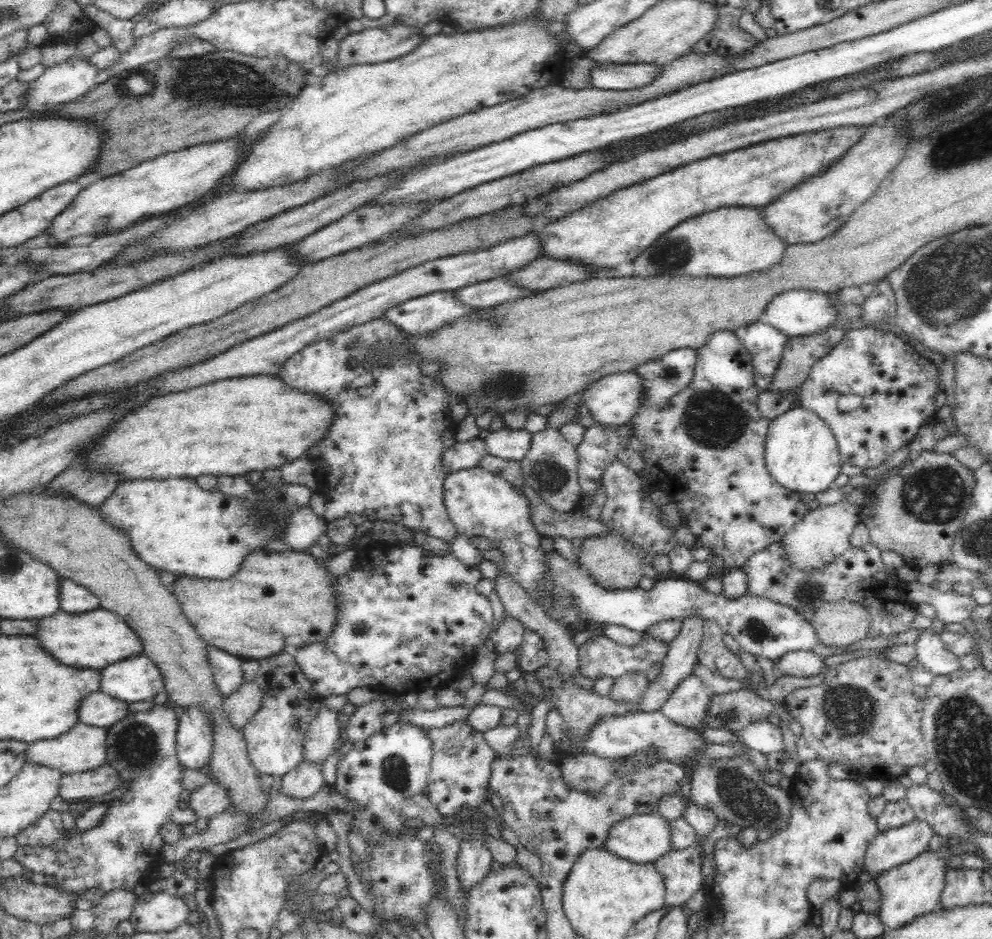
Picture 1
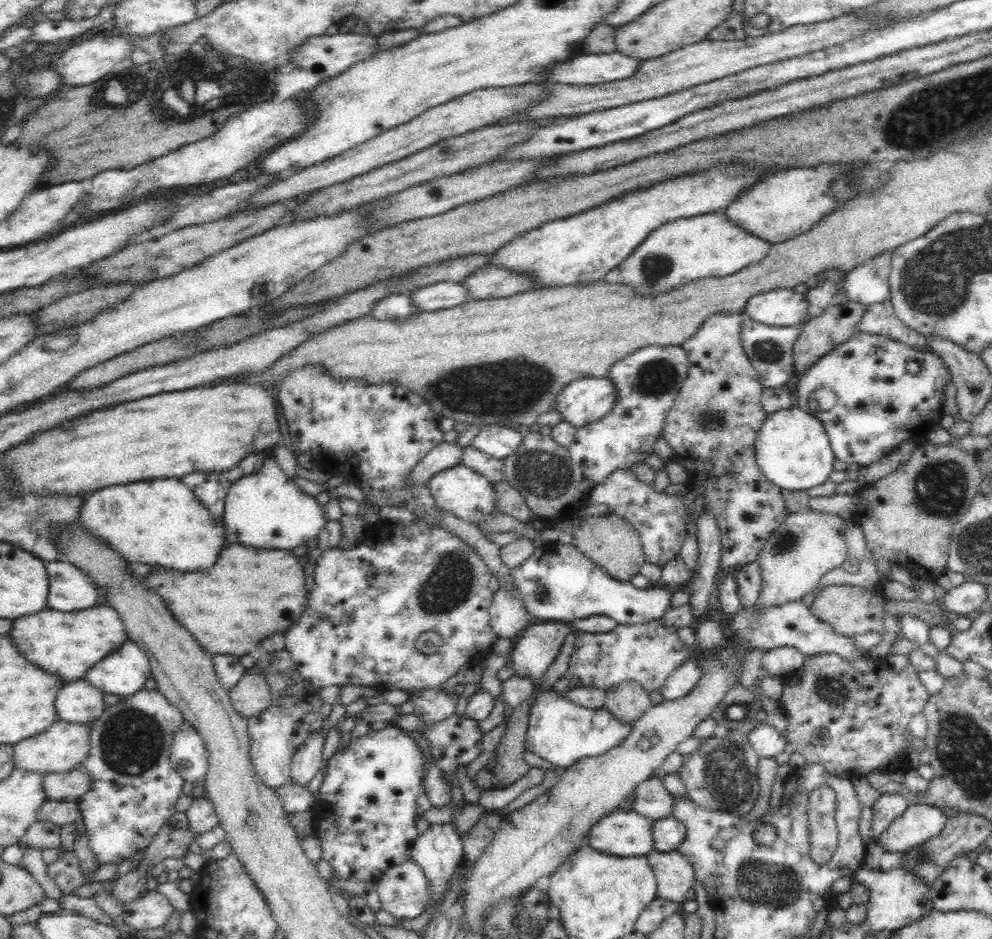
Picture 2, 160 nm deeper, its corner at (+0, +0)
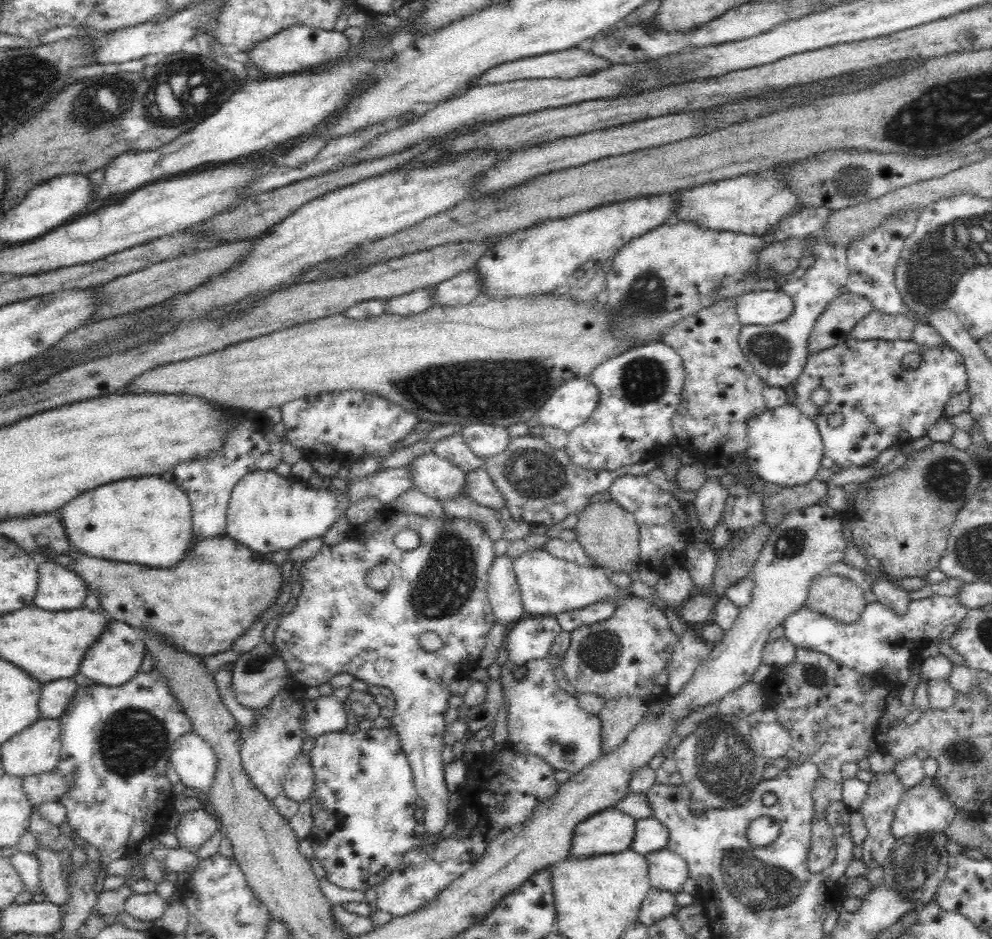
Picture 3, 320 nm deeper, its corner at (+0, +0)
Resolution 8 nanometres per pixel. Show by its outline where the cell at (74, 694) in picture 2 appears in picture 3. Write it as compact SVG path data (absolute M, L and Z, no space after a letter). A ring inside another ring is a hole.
M71 678L42 683L39 699L39 716L42 719L58 719L72 701L78 684Z

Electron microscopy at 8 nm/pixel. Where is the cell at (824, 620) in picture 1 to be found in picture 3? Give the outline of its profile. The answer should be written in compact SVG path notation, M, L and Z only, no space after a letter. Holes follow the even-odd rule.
M829 572L812 578L806 594L805 606L821 612L844 624L860 618L864 608L864 590L849 577L831 575Z

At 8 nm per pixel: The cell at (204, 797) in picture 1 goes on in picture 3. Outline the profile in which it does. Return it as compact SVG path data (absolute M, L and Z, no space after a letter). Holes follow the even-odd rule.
M205 806L184 813L172 834L178 847L197 853L204 846L204 842L219 830L221 827L216 815Z

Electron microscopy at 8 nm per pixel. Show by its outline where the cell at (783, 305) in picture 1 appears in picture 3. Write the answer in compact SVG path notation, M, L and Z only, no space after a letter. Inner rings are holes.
M758 290L741 294L737 299L736 312L742 326L778 323L786 320L794 310L790 296L782 291Z

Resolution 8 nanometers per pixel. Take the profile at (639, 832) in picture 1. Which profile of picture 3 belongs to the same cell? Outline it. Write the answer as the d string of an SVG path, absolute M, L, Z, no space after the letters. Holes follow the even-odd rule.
M612 807L574 826L568 859L583 859L631 849L635 818Z

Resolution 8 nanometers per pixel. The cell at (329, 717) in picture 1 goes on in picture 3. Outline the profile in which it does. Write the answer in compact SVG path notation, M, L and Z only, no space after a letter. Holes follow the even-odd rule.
M300 753L288 768L282 792L288 799L300 804L308 800L315 782L310 754Z

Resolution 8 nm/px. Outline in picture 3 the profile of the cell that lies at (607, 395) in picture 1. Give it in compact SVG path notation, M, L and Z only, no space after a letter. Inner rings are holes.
M586 379L567 380L560 383L542 408L536 412L537 424L570 432L588 420L598 404L598 390Z

